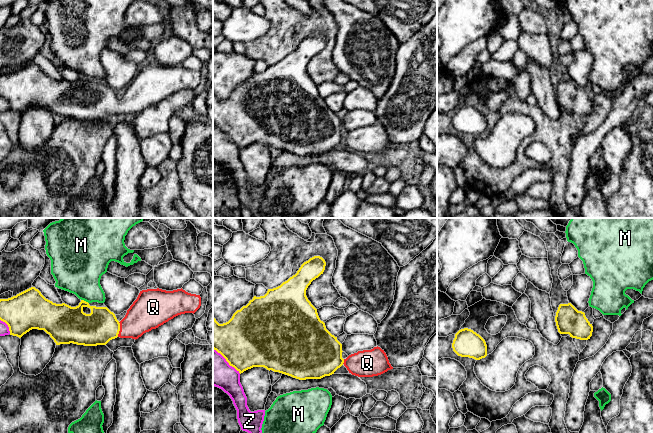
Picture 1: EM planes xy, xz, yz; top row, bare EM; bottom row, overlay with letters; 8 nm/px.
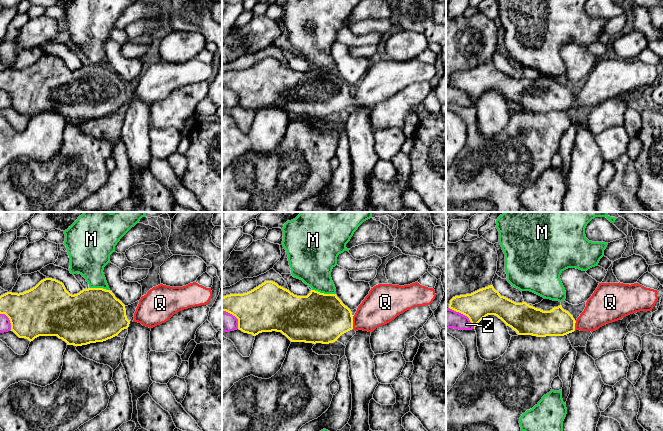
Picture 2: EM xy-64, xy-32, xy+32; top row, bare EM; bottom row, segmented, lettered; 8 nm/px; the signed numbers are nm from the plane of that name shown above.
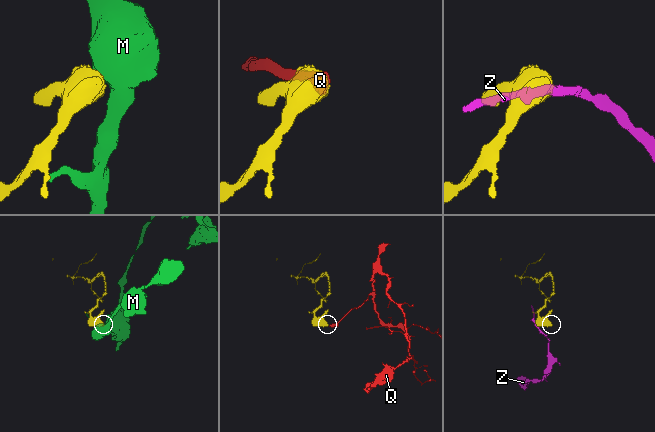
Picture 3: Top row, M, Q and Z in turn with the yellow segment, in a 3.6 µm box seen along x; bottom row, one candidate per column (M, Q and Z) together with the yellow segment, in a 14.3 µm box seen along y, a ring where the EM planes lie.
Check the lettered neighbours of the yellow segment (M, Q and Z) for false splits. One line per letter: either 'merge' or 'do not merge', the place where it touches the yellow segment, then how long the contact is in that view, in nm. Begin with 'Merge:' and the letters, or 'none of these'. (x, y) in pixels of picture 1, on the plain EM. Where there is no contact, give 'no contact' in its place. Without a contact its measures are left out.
Merge: Q
M: do not merge; meets yellow in xy at (85, 77); contact 70 nm long
Q: merge; meets yellow in xy at (119, 105); contact 120 nm long
Z: do not merge; meets yellow in xy at (8, 102); contact 150 nm long

